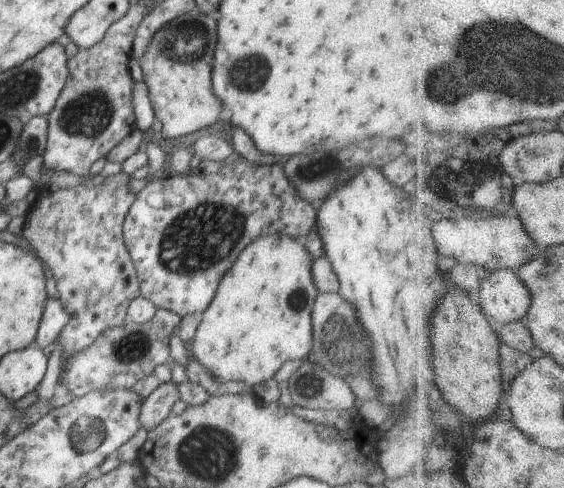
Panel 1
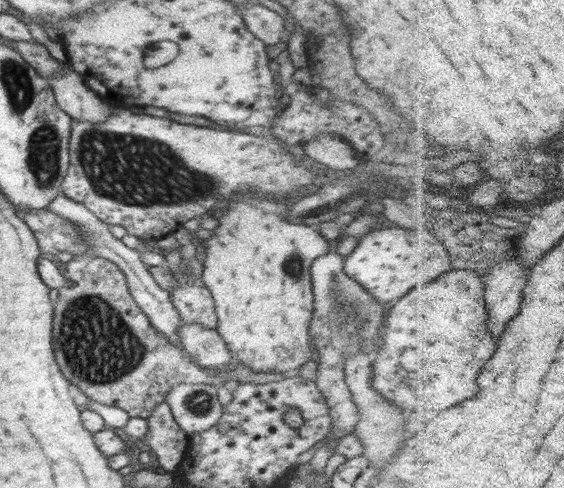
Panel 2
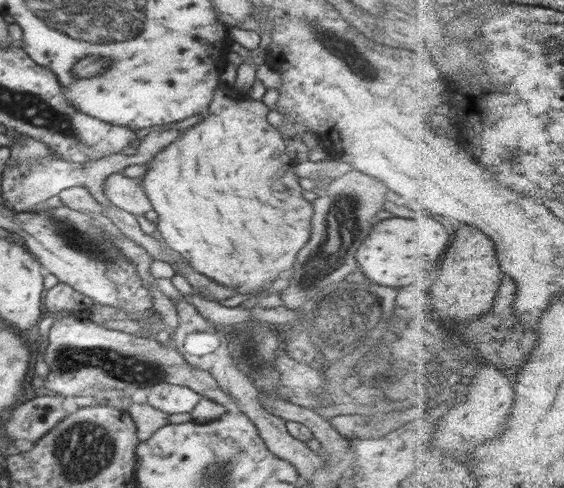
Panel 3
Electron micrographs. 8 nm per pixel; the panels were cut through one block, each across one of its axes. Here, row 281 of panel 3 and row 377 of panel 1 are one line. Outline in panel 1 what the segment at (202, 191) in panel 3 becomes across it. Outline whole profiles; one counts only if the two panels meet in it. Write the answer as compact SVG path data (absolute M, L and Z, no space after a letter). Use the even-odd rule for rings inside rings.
M270 234L254 239L224 274L210 306L202 313L194 340L188 346L194 357L220 383L245 382L252 389L256 384L266 383L288 360L305 360L312 351L311 316L317 286L312 276L312 255L300 238L286 234Z

